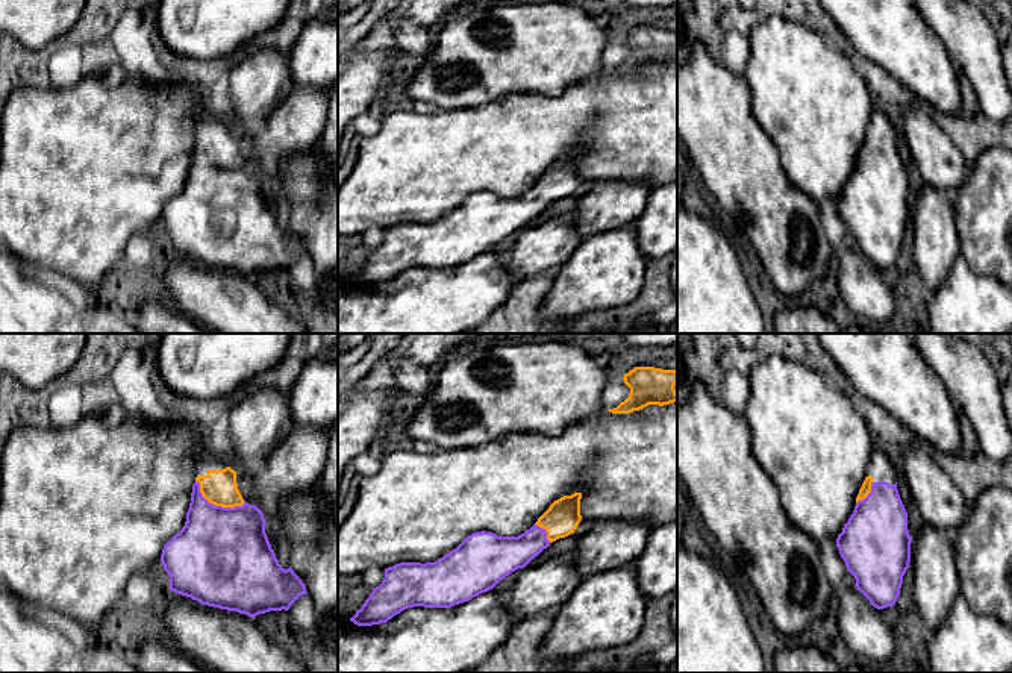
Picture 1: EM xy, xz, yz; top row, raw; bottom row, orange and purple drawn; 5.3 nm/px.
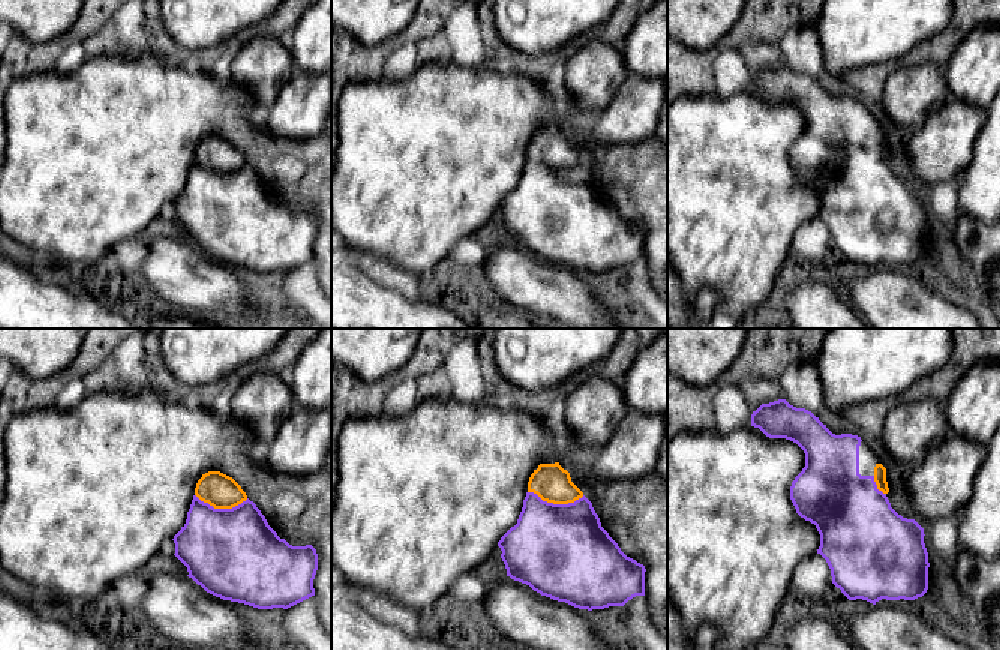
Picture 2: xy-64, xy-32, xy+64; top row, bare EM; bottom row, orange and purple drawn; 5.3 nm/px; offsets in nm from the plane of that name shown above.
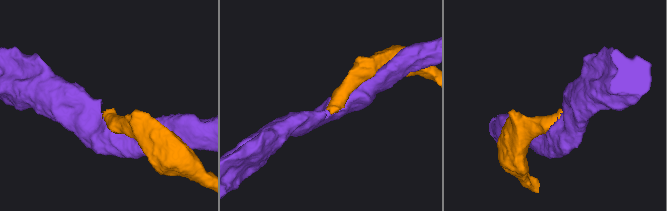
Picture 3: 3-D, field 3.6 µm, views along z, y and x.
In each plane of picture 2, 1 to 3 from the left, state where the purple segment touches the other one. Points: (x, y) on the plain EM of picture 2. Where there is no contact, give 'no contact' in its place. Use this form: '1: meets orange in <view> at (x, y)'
1: meets orange in xy-64 at (222, 171)
2: meets orange in xy-32 at (556, 167)
3: meets orange in xy+64 at (877, 150)

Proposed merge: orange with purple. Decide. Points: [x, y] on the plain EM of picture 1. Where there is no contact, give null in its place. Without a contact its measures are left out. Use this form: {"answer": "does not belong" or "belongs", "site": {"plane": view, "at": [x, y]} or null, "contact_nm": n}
{"answer": "belongs", "site": {"plane": "xy", "at": [215, 165]}, "contact_nm": 300}

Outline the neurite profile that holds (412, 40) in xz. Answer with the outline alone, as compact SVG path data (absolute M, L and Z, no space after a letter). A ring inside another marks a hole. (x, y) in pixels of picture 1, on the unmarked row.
M406 18L391 21L397 49L412 58L426 59L432 50L427 29Z

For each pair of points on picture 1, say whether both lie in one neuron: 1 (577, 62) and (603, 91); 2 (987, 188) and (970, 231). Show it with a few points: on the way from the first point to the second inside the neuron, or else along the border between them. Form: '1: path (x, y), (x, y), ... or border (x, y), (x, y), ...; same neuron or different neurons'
1: border (605, 70), (596, 76), (573, 82), (561, 94); different neurons
2: path (987, 199), (987, 214), (980, 220); same neuron

